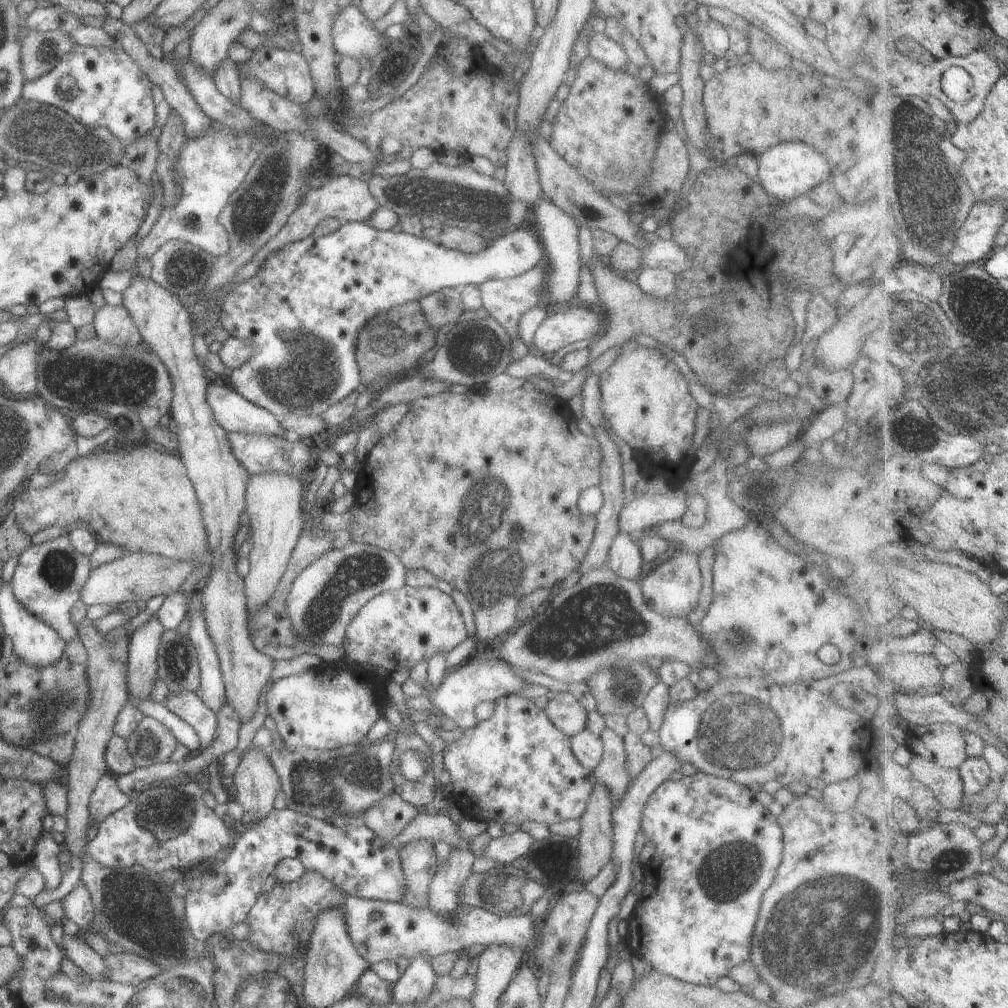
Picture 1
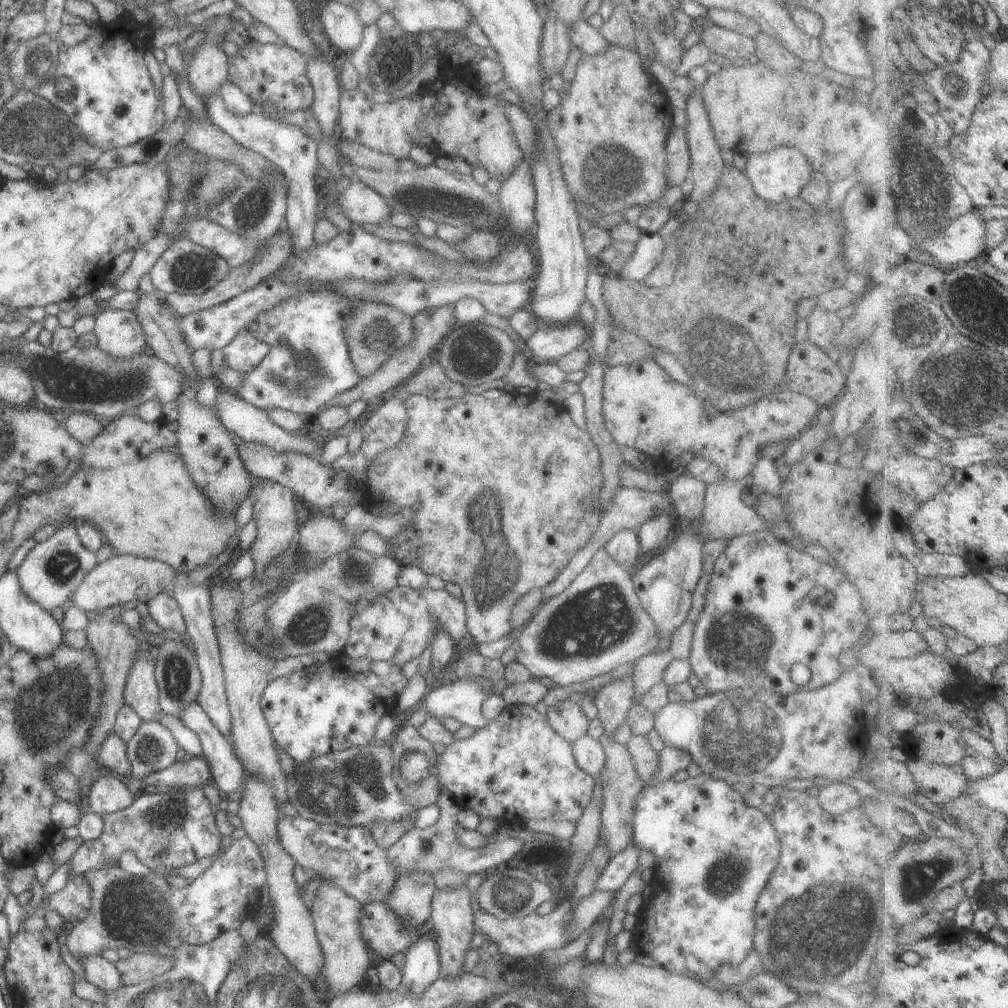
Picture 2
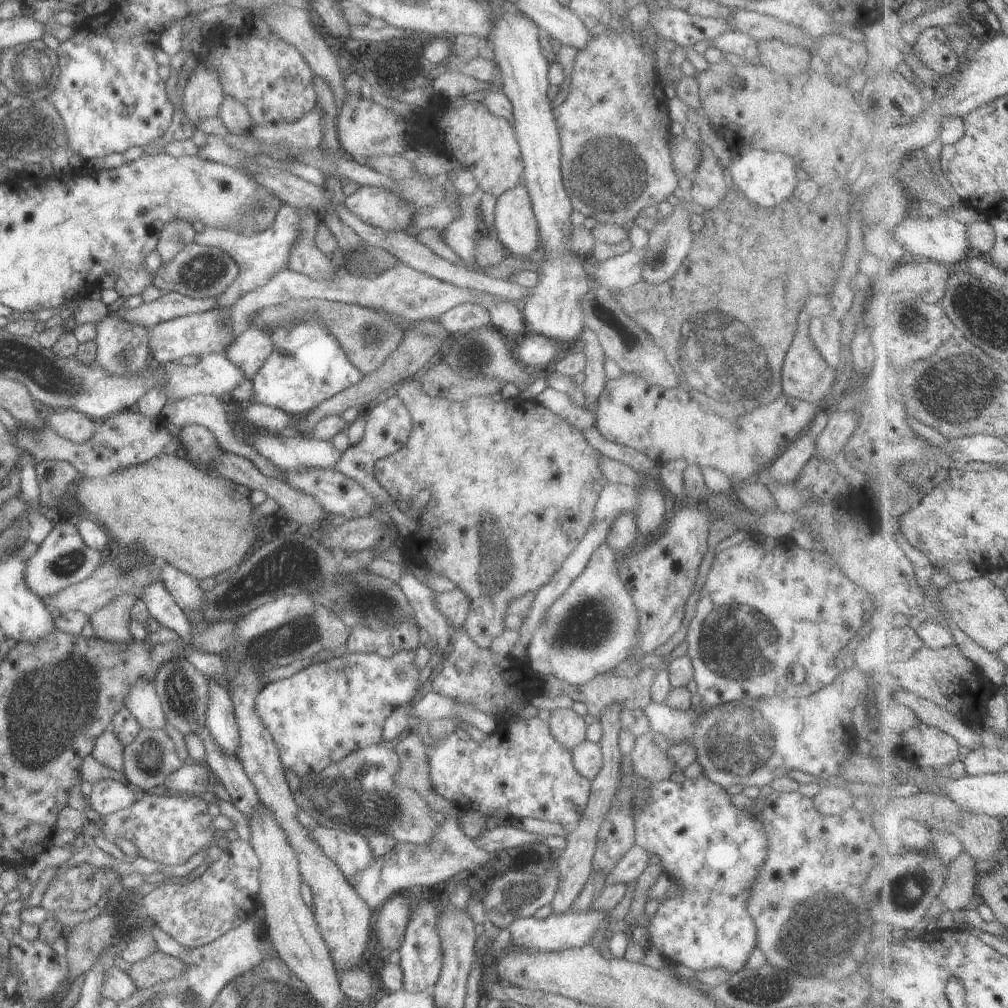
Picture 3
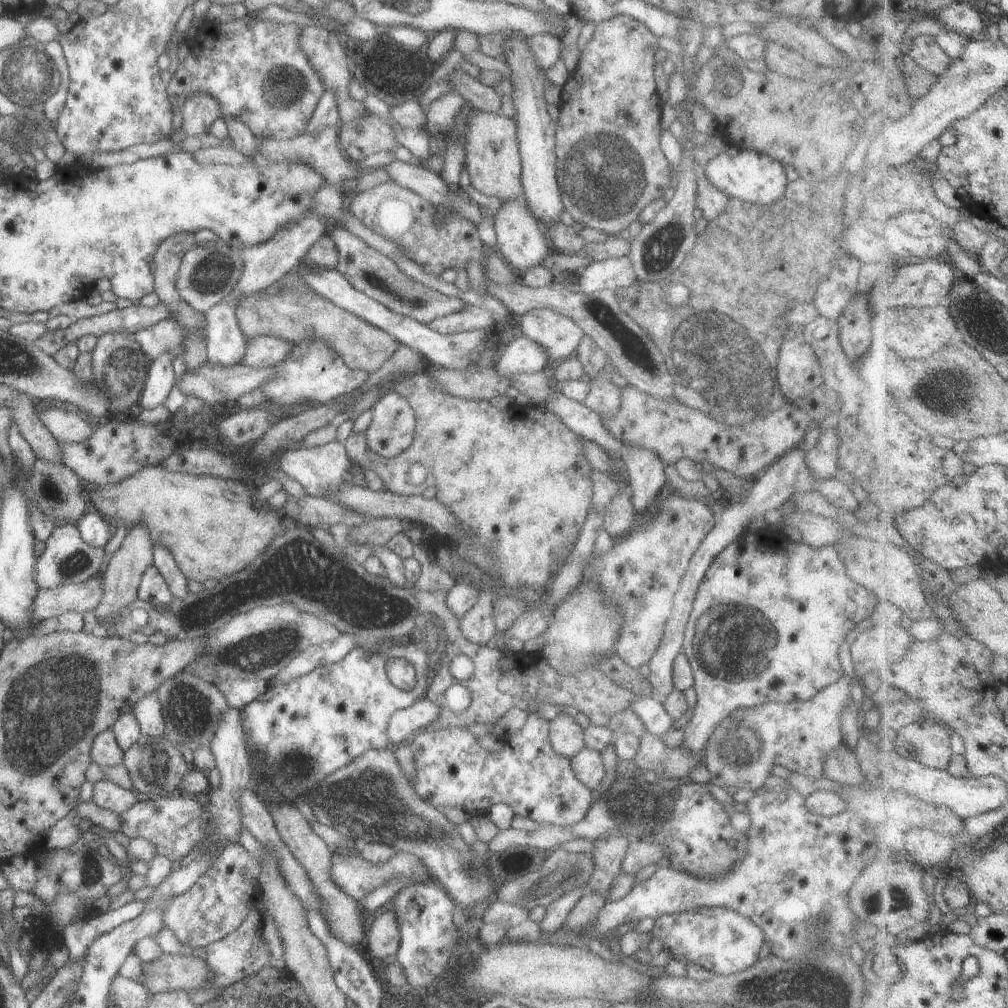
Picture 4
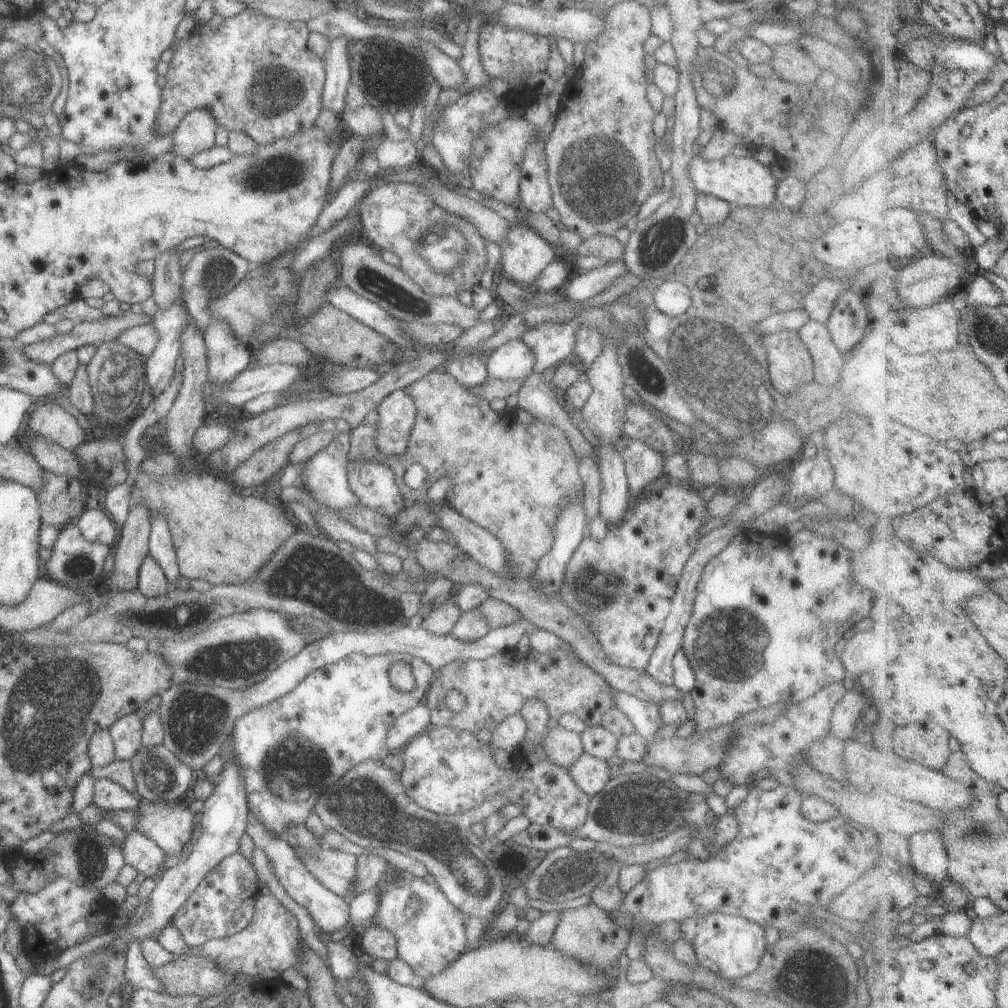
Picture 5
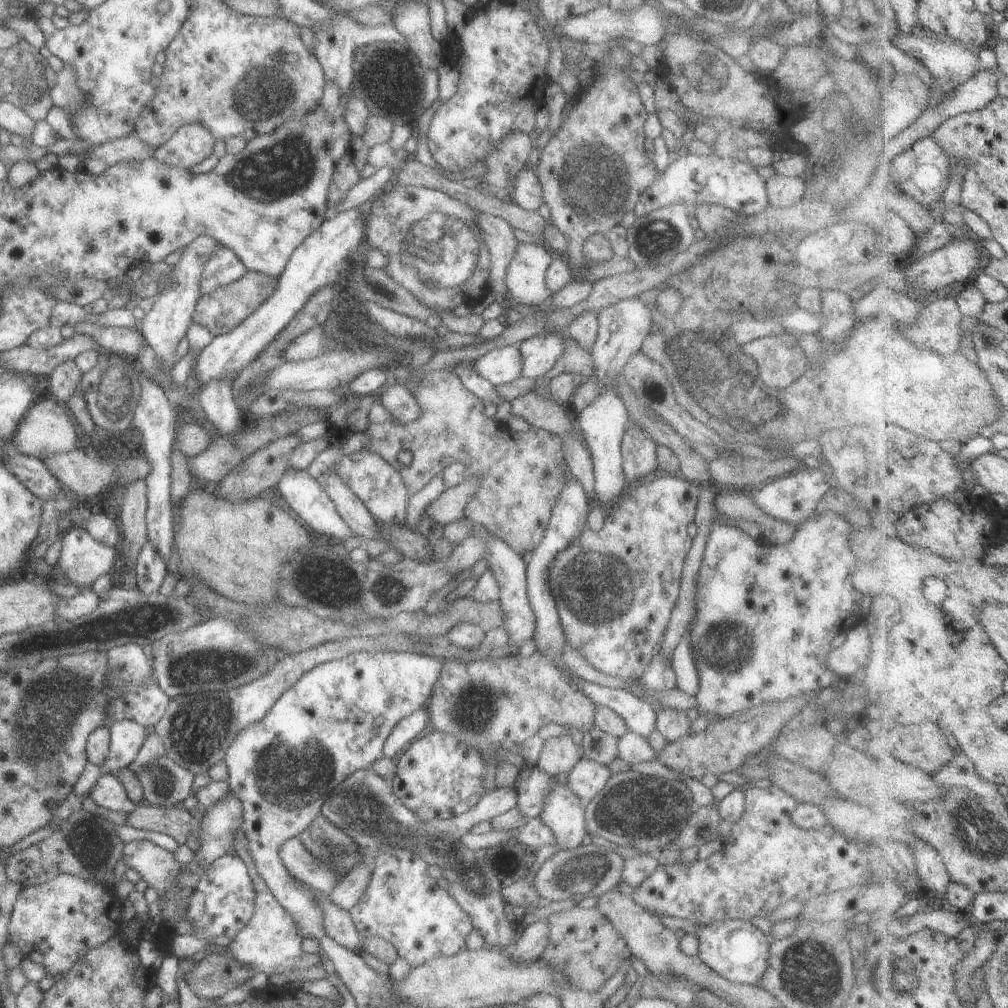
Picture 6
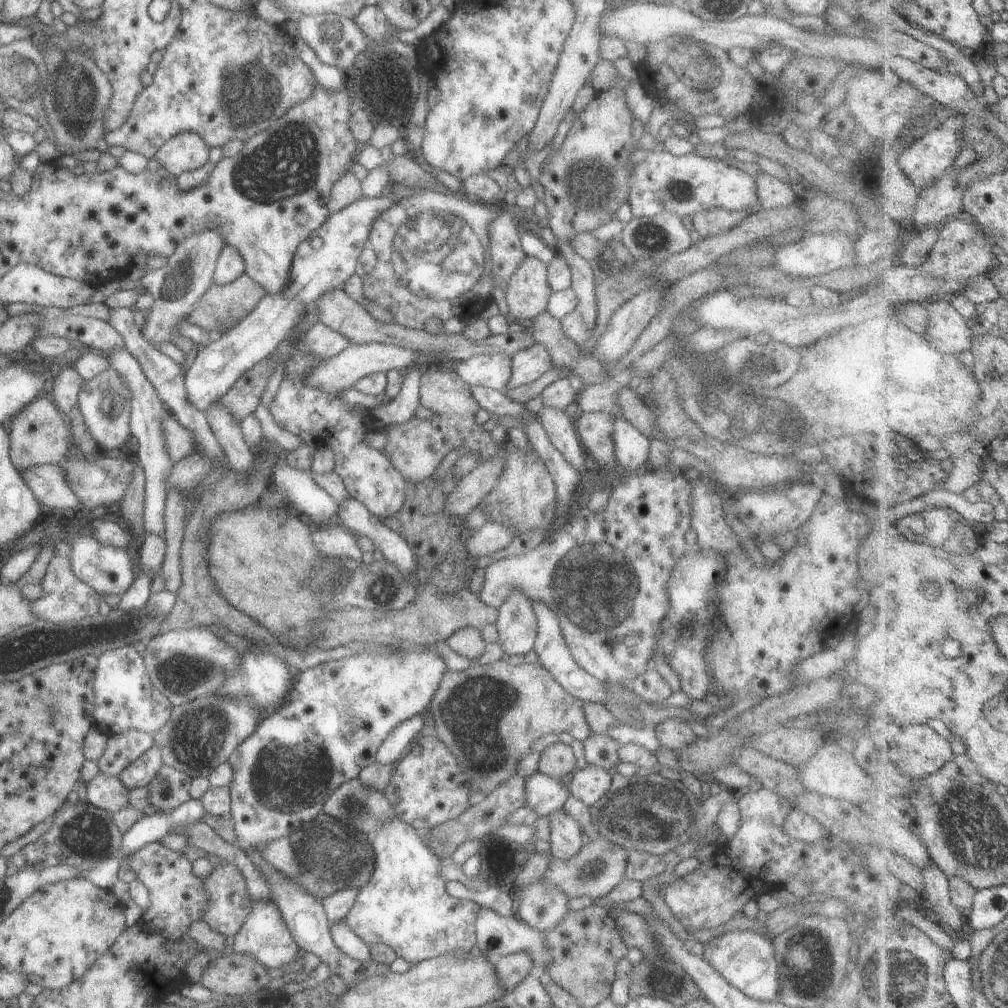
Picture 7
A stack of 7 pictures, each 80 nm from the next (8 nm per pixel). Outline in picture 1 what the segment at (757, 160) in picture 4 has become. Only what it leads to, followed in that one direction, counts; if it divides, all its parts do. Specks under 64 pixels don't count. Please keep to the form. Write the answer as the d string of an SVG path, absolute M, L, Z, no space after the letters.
M781 142L777 146L771 146L759 156L758 162L757 182L769 196L781 202L807 192L809 188L829 178L829 162L811 146L805 146L803 142Z

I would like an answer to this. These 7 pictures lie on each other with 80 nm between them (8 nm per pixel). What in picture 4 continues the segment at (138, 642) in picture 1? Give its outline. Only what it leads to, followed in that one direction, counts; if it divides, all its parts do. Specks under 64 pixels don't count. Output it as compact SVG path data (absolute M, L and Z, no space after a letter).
M155 693L139 698L131 713L139 724L140 735L149 738L163 735L165 724L161 716L161 704Z

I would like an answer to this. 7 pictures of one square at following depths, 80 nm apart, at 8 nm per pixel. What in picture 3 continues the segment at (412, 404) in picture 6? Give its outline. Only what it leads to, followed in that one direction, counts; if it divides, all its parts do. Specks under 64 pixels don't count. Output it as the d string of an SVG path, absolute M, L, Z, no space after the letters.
M391 392L372 403L368 408L368 414L364 415L365 424L362 437L340 454L333 469L343 474L343 476L357 482L363 491L370 494L371 498L375 498L376 503L386 511L387 515L391 518L398 534L401 537L407 536L411 532L414 532L417 520L409 519L402 514L400 508L396 507L394 504L391 496L377 484L372 470L374 462L377 459L393 454L396 450L399 450L400 446L403 446L412 425L410 414L402 403L402 400Z

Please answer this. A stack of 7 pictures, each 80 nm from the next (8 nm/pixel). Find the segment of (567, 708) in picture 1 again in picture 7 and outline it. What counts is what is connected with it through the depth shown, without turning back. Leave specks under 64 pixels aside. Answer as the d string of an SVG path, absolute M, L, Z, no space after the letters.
M556 741L550 743L539 753L538 770L554 779L559 779L575 766L573 751L568 744Z

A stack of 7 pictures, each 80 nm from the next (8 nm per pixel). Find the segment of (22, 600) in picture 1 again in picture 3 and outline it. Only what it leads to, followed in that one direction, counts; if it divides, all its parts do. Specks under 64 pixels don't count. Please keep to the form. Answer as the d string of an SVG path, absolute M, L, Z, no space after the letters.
M57 518L47 536L37 545L35 552L24 562L24 582L28 589L42 601L53 597L70 584L87 578L102 562L100 551L89 548L79 536L77 528Z

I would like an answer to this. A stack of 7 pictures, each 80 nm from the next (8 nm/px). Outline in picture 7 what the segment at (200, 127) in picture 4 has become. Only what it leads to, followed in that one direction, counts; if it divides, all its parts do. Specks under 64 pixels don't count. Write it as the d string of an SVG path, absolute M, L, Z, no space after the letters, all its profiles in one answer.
M181 131L167 139L151 157L161 169L177 177L185 170L193 170L205 164L209 150L210 146L200 134Z

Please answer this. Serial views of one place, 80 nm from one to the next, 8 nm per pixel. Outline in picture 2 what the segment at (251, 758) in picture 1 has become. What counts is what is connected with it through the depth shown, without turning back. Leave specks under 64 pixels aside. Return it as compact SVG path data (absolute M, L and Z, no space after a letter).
M247 772L242 775L243 790L239 792L237 817L242 822L243 835L249 837L258 846L264 860L266 872L264 884L267 885L269 901L272 902L272 926L269 940L298 970L298 973L305 975L312 984L322 967L324 956L315 936L310 910L302 903L299 890L295 885L292 870L296 862L282 848L281 838L276 836L276 822L281 814L277 810L270 784Z

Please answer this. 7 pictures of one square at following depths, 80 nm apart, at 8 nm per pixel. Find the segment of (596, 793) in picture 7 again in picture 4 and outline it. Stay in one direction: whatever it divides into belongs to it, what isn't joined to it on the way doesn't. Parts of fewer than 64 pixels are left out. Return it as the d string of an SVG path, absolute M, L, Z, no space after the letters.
M583 747L570 760L570 768L575 778L590 791L599 786L605 776L605 768L599 753Z

